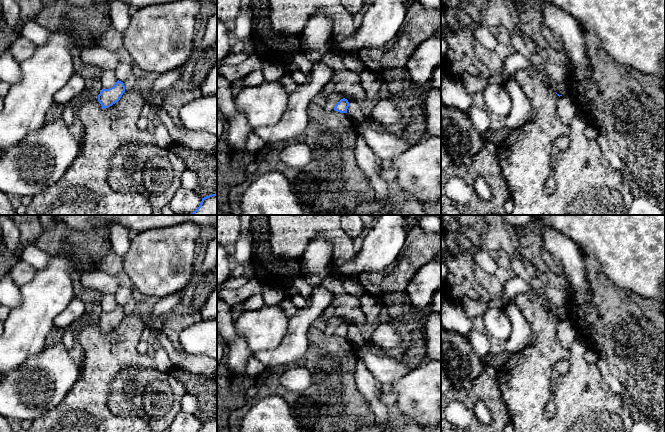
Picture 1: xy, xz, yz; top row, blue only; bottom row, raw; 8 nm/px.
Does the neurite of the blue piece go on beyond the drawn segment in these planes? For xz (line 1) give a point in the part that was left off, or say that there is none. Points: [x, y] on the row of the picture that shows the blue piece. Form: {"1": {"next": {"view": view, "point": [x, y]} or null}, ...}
{"1": {"next": null}}

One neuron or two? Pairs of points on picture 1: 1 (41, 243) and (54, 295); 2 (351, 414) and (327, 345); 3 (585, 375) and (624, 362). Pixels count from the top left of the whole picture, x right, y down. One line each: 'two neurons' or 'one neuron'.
1: two neurons
2: one neuron
3: two neurons

